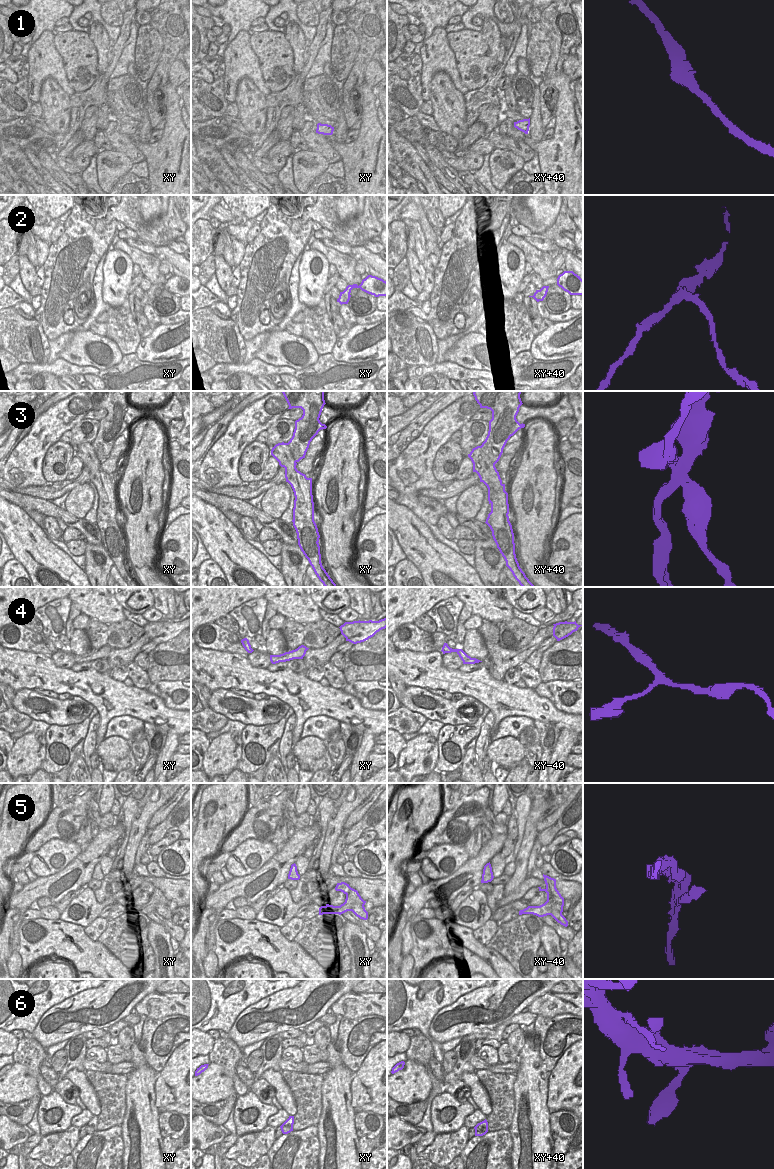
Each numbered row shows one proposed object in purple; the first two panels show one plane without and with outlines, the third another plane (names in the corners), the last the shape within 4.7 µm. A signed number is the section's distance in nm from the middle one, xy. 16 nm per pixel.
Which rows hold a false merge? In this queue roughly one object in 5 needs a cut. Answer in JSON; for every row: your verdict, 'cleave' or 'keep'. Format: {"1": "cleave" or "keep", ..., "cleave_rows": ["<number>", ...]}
{"1": "keep", "2": "cleave", "3": "cleave", "4": "keep", "5": "keep", "6": "keep", "cleave_rows": ["2", "3"]}

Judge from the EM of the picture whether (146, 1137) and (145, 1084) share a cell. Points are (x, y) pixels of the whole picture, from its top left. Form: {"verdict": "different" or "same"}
{"verdict": "same"}

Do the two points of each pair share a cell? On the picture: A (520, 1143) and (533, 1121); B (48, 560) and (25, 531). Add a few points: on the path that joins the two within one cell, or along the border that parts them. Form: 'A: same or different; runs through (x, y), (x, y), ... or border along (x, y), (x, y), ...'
A: same; runs through (525, 1138), (529, 1134), (530, 1126)
B: same; runs through (41, 553), (26, 538)

